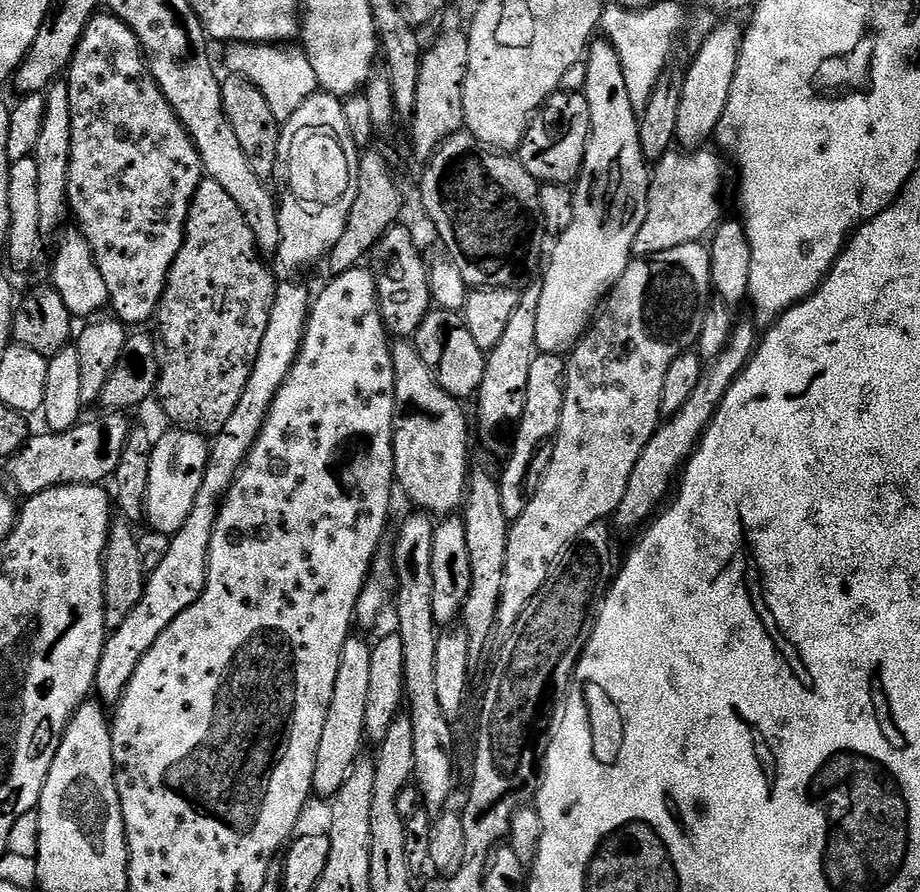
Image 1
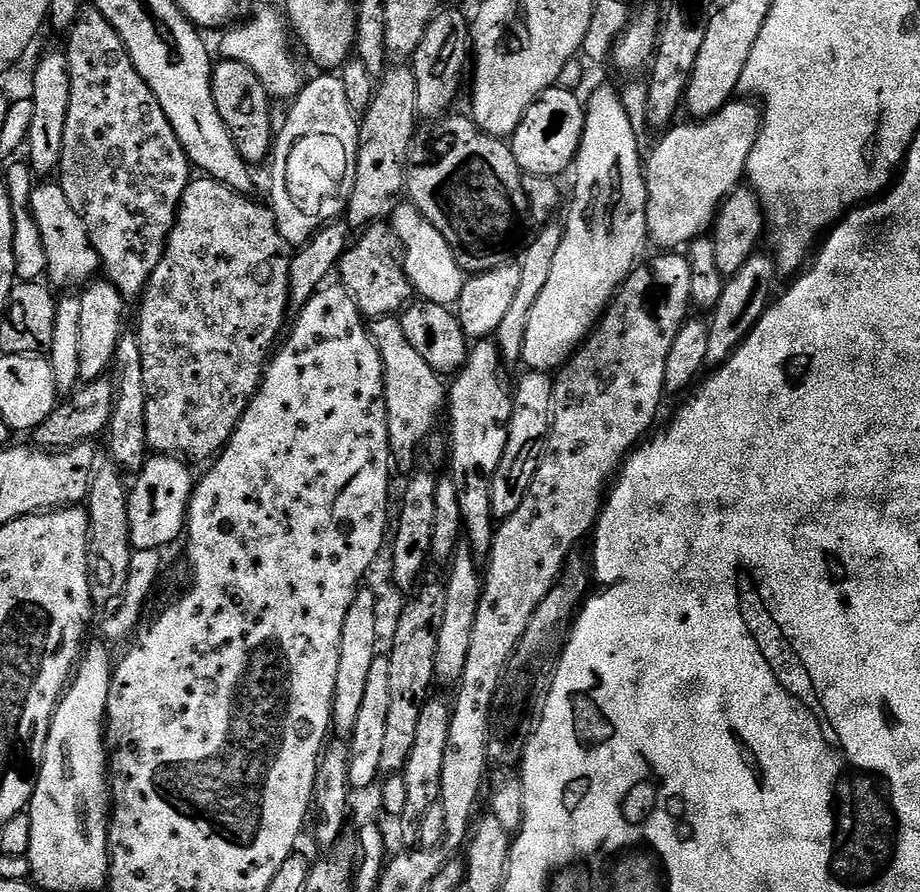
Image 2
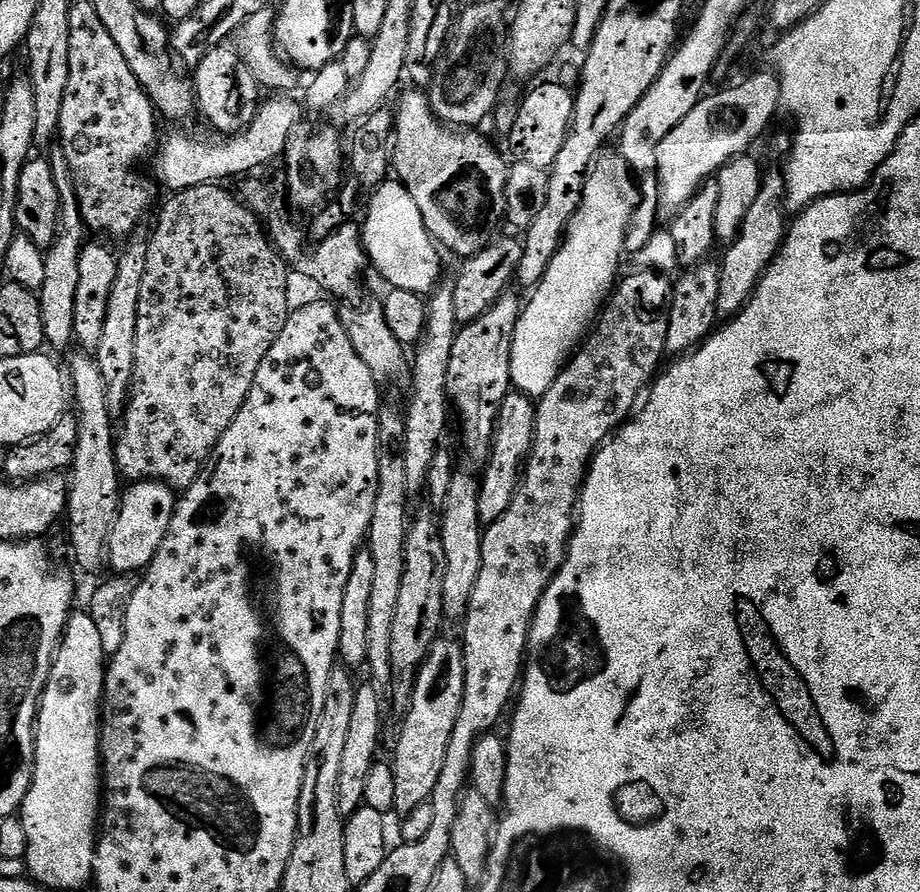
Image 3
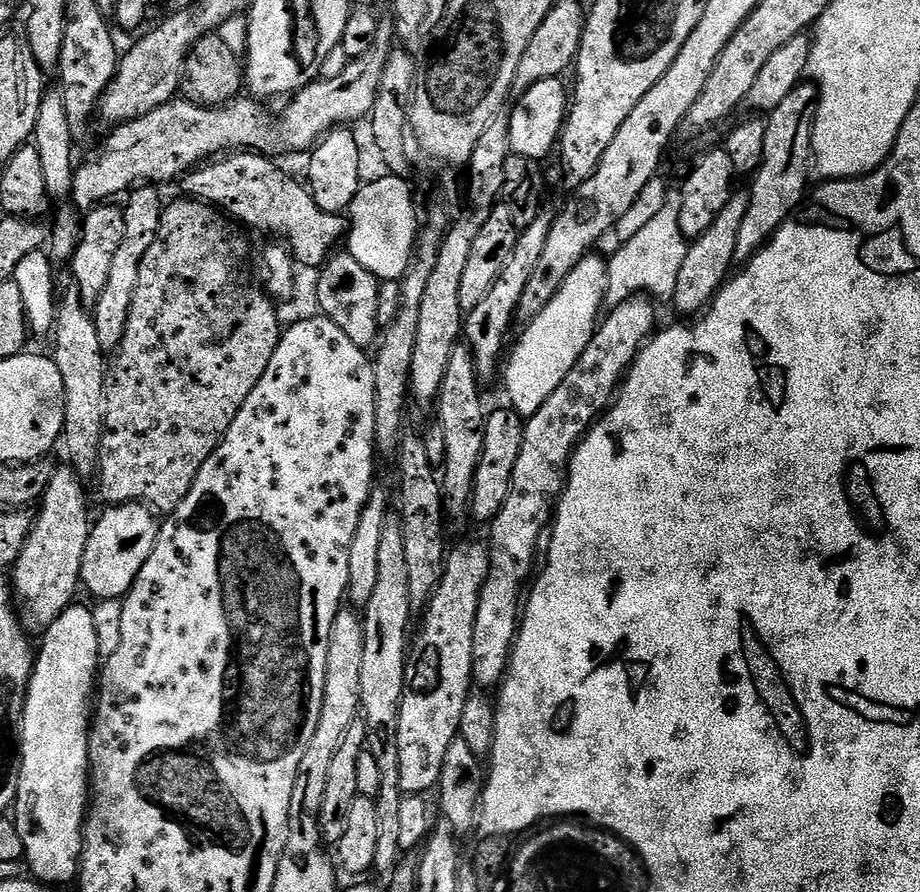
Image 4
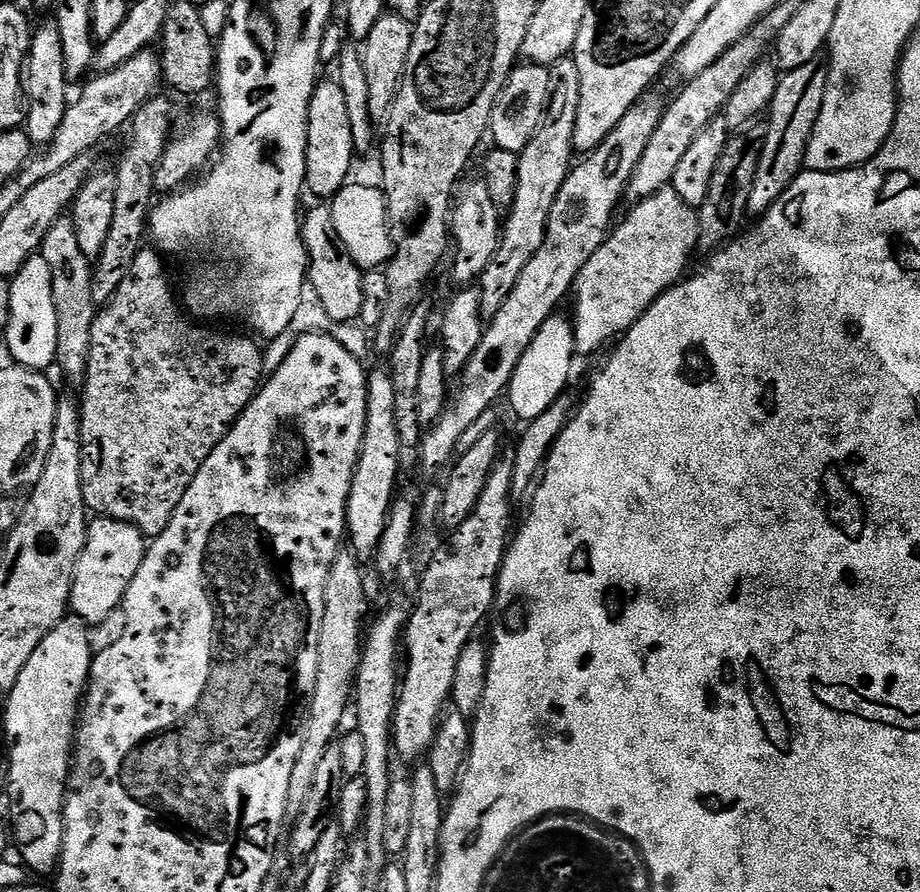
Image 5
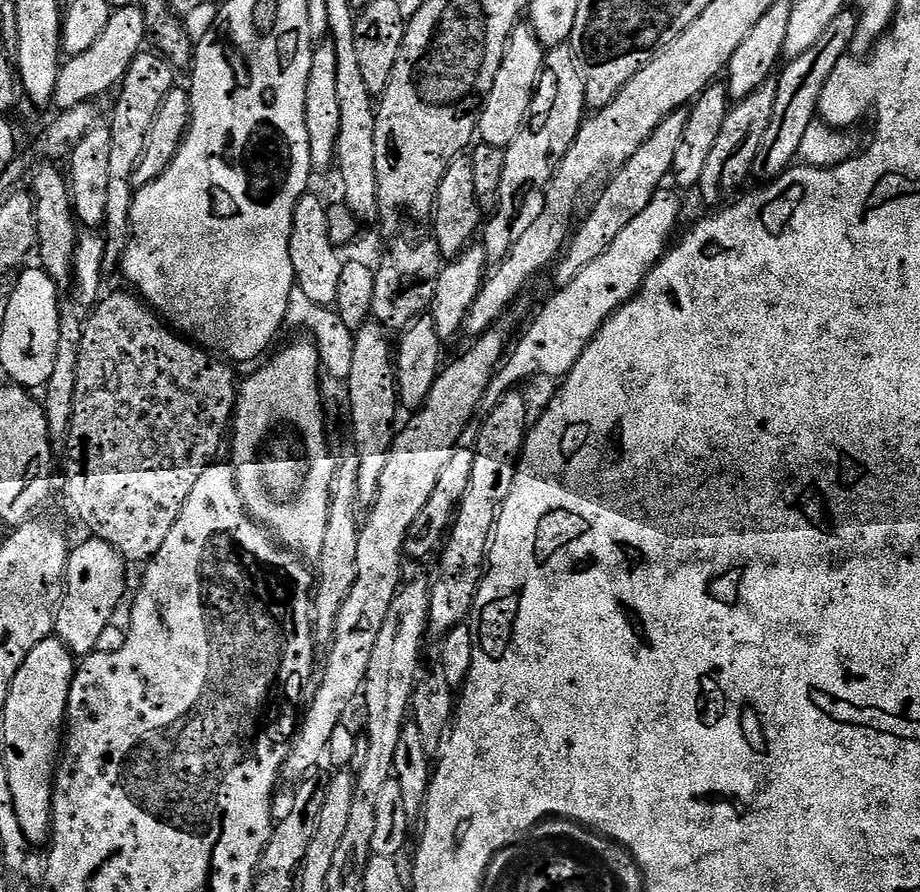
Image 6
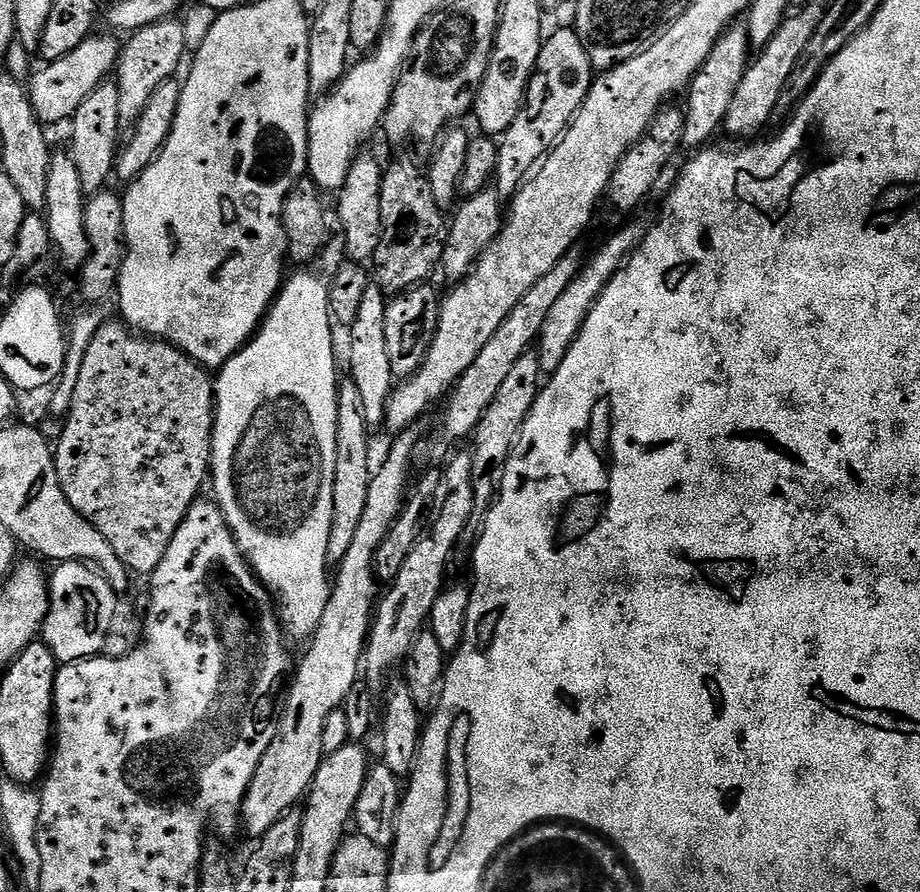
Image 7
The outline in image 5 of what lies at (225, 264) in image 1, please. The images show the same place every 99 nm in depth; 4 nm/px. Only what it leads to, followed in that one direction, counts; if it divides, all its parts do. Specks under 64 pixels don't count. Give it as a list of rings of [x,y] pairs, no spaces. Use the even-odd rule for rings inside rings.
[[[141,247],[126,278],[122,278],[122,286],[118,286],[118,290],[108,299],[108,303],[97,311],[94,326],[90,330],[90,354],[82,385],[84,400],[82,399],[80,404],[80,441],[82,442],[80,474],[85,509],[106,520],[133,524],[148,538],[160,536],[162,530],[166,530],[166,526],[170,526],[170,518],[174,514],[174,510],[178,510],[178,502],[182,502],[190,482],[194,482],[198,470],[202,470],[202,462],[206,462],[206,458],[210,458],[210,454],[214,454],[218,442],[222,442],[222,438],[226,438],[226,434],[232,429],[233,422],[244,413],[248,403],[256,397],[262,377],[265,375],[264,356],[260,353],[259,348],[261,345],[255,339],[252,341],[247,340],[244,336],[227,336],[224,332],[215,332],[212,329],[215,327],[201,326],[185,315],[177,293],[175,296],[171,286],[168,285],[168,272],[164,269],[164,264],[160,259],[162,259],[161,253],[155,247]]]

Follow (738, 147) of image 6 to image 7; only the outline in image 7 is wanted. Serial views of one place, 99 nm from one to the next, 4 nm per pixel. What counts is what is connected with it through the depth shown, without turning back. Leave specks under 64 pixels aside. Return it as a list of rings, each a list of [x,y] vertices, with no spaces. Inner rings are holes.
[[[810,2],[805,8],[793,11],[778,28],[778,34],[770,38],[764,48],[759,49],[751,59],[748,69],[742,74],[742,82],[730,102],[730,110],[726,110],[723,131],[729,132],[736,142],[748,142],[759,137],[760,132],[772,120],[780,99],[785,99],[788,79],[800,65],[810,38],[818,30],[818,22],[822,22],[826,8],[822,3]]]

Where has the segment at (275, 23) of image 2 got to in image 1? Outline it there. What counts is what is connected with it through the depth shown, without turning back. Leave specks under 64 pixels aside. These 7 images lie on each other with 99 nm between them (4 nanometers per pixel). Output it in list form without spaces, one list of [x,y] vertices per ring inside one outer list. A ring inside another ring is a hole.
[[[237,44],[229,45],[224,62],[231,75],[246,79],[262,90],[263,97],[270,104],[270,110],[281,124],[288,121],[309,97],[315,95],[319,84],[314,68],[303,49],[294,46],[271,44]]]

